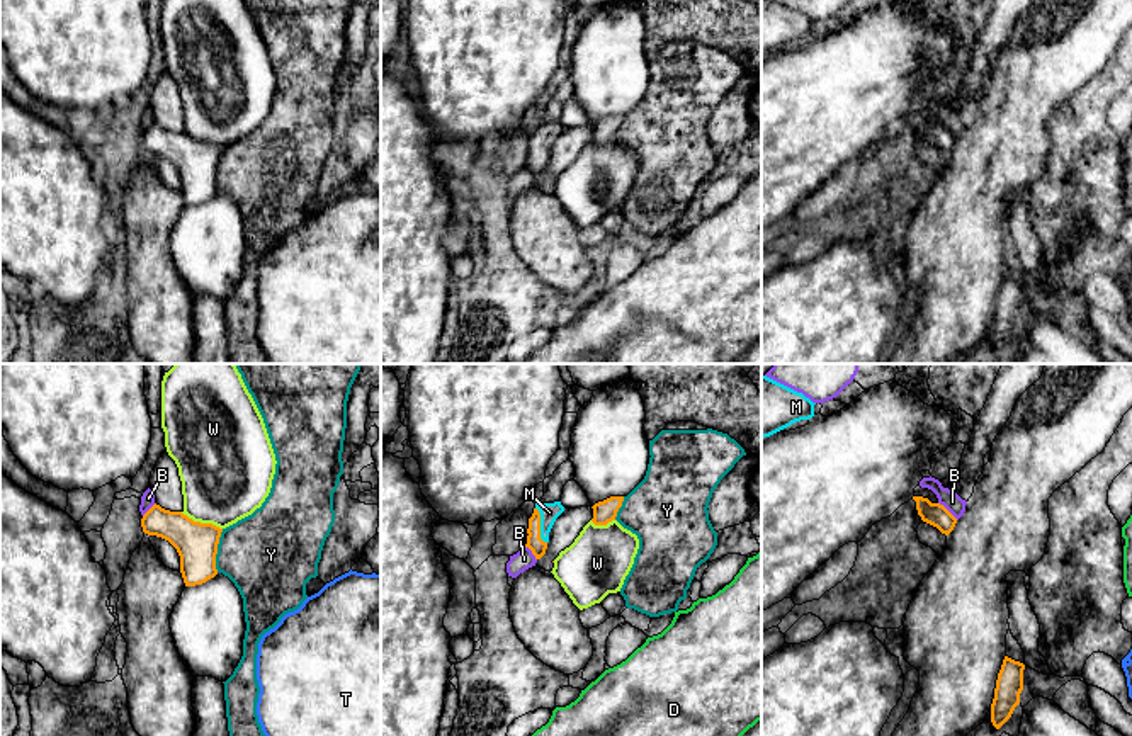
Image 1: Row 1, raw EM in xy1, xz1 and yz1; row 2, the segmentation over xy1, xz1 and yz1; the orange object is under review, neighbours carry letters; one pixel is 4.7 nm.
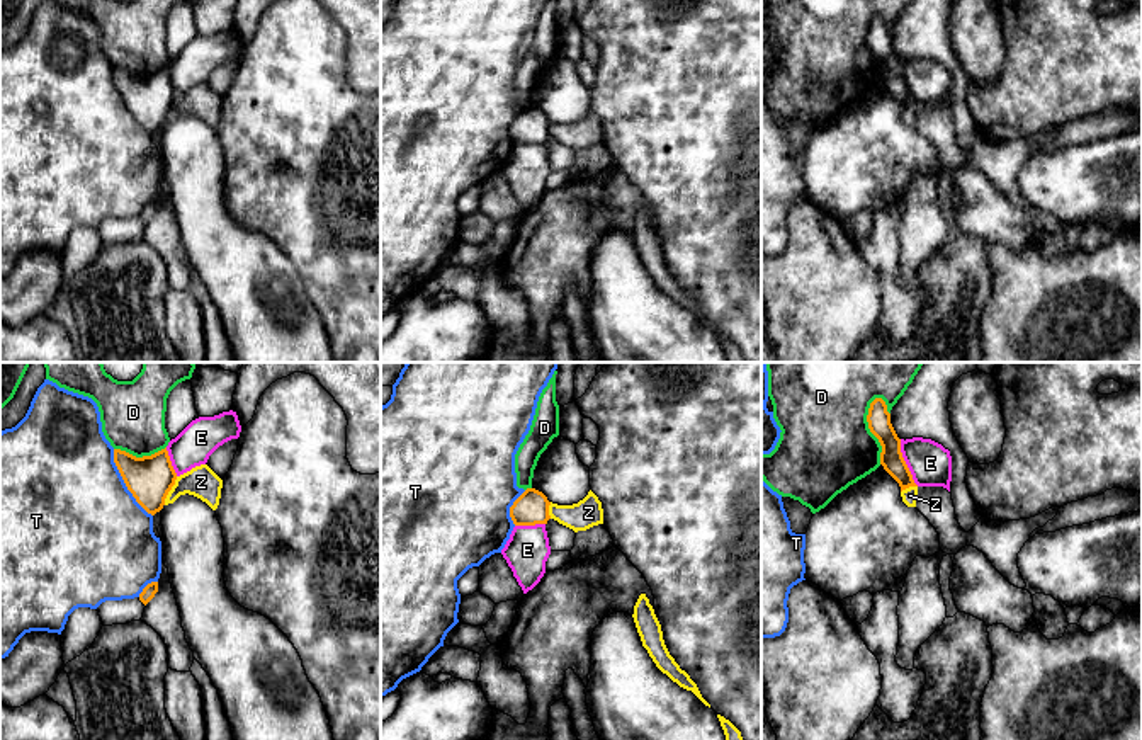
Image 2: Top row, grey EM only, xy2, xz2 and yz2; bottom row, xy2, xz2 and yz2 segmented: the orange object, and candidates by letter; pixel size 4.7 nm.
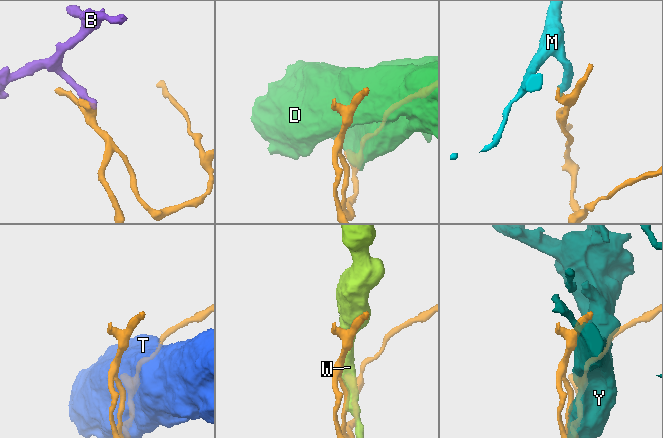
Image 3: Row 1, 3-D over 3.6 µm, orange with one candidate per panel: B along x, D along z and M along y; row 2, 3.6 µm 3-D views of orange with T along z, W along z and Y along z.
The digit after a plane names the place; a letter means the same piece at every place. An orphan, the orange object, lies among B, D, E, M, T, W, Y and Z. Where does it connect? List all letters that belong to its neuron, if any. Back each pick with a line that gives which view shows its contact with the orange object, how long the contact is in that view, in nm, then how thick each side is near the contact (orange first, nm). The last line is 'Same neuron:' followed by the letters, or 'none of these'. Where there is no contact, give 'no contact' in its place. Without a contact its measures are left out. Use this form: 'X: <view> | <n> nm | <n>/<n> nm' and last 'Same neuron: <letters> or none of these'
M: xz1 | 180 nm | 80/90 nm
Same neuron: M

